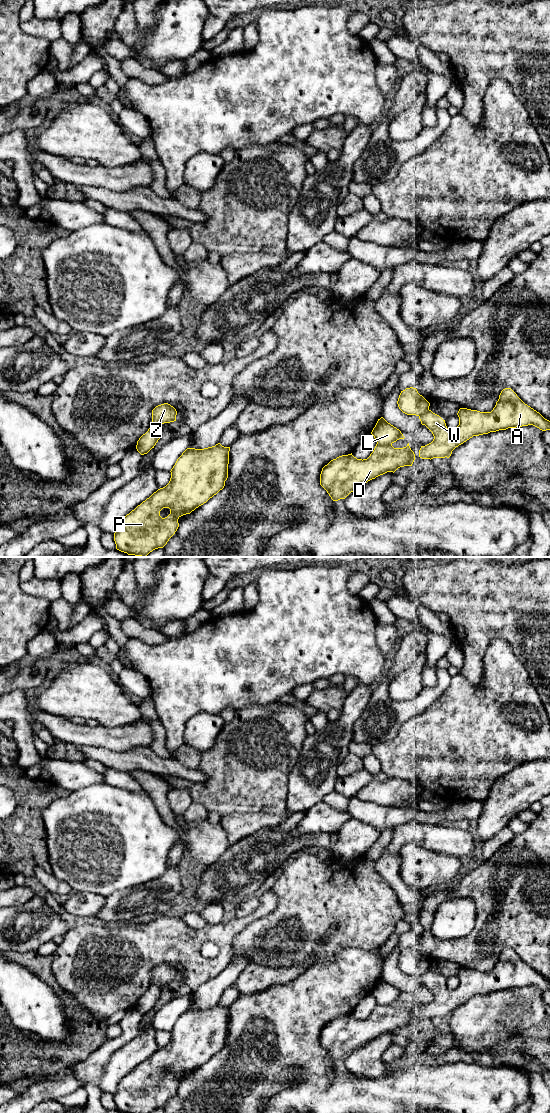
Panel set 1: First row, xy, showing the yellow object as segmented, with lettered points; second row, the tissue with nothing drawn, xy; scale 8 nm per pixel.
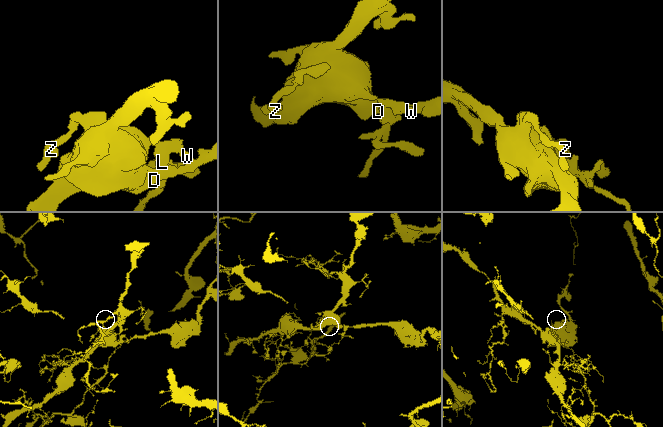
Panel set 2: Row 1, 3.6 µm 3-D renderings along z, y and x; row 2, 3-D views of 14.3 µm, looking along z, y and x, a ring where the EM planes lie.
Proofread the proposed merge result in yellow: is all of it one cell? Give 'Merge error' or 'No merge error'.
Merge error

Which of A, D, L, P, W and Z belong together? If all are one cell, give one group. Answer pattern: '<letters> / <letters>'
A D P W Z / L

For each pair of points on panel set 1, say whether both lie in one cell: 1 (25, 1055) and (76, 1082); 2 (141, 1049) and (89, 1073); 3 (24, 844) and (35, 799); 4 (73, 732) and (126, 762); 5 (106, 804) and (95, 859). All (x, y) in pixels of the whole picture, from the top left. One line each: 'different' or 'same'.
1: different
2: different
3: same
4: different
5: same

